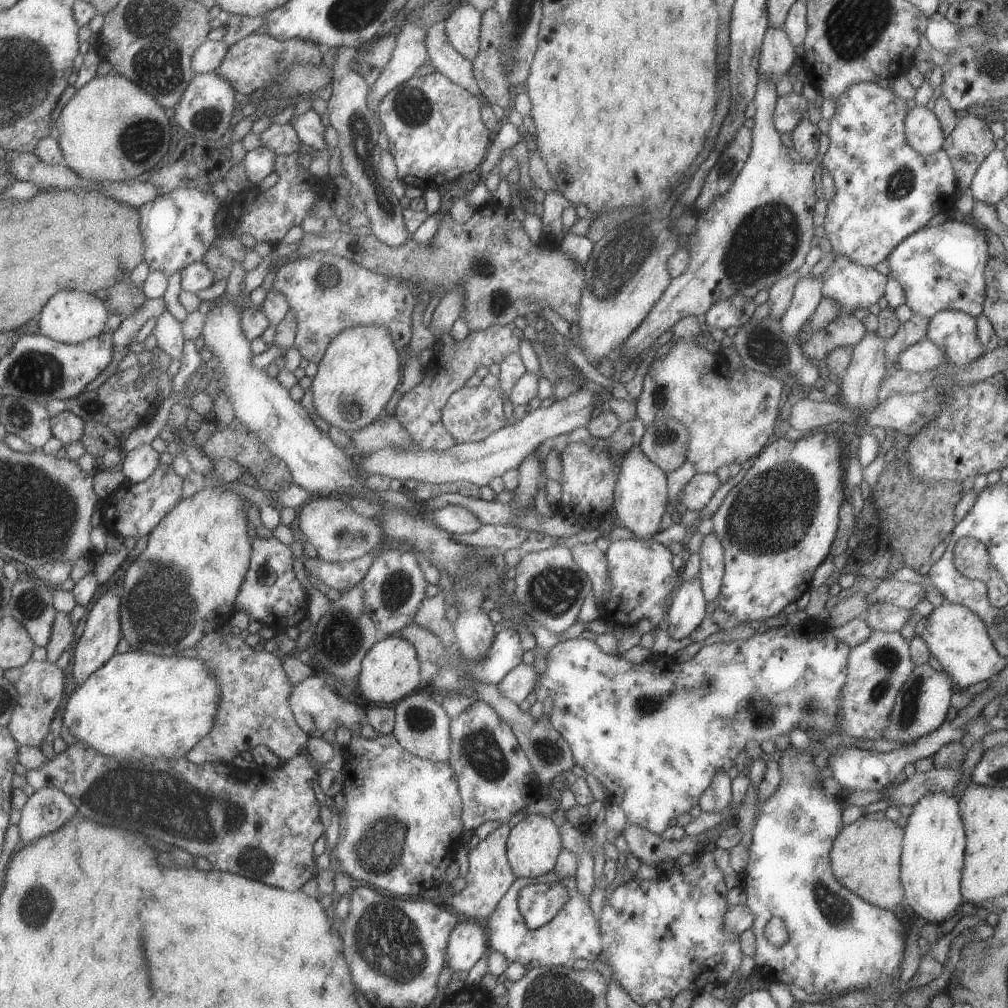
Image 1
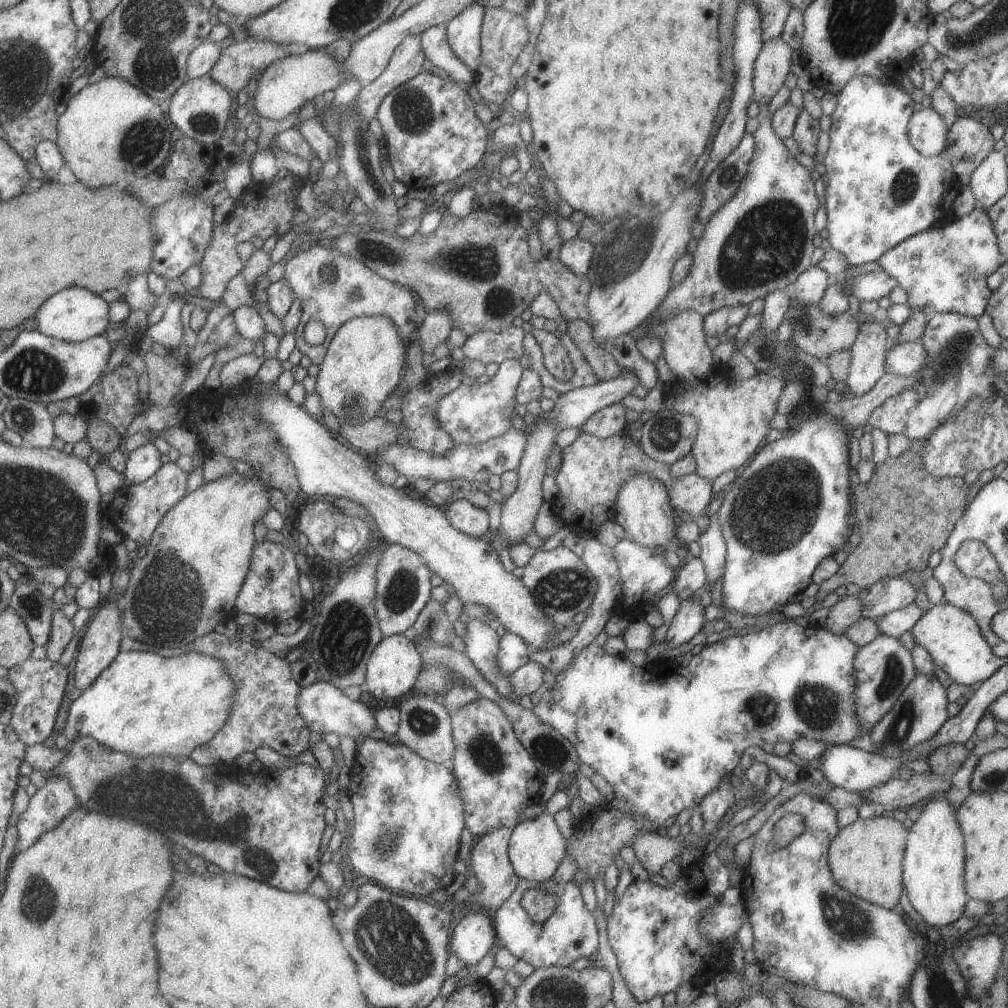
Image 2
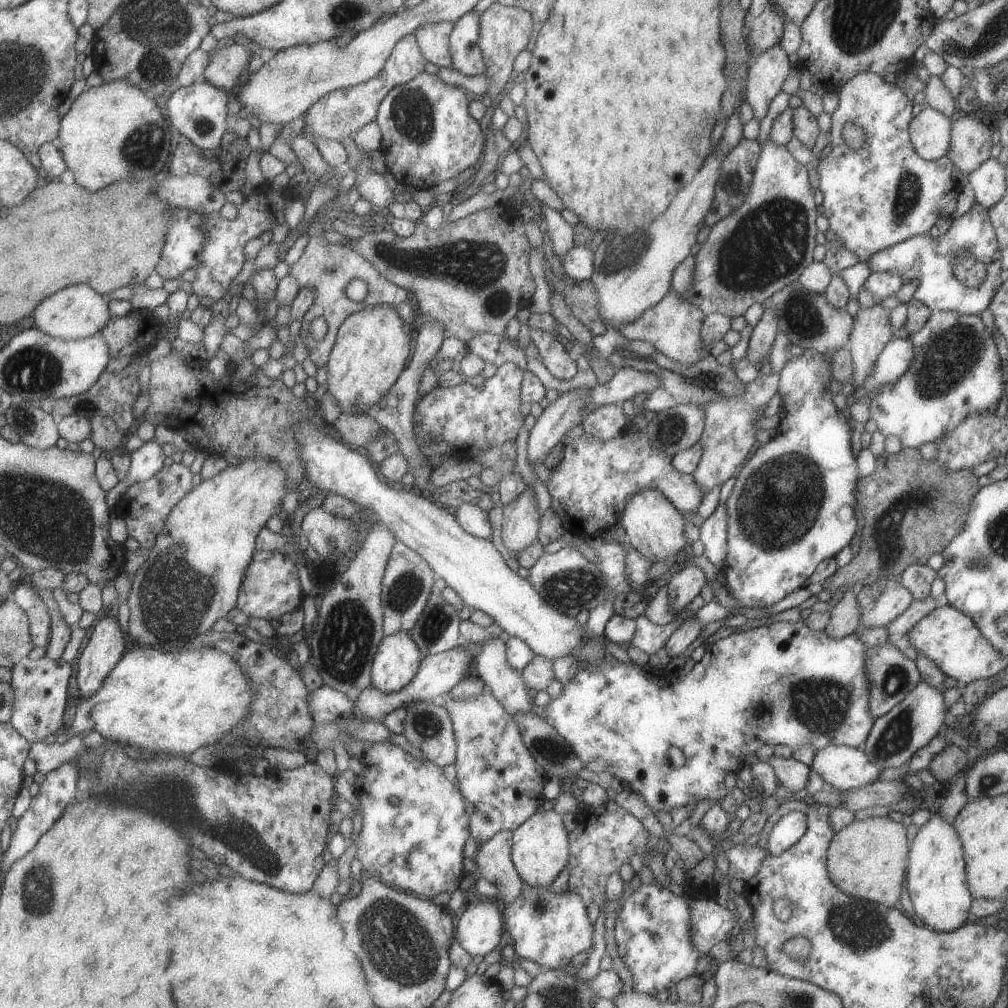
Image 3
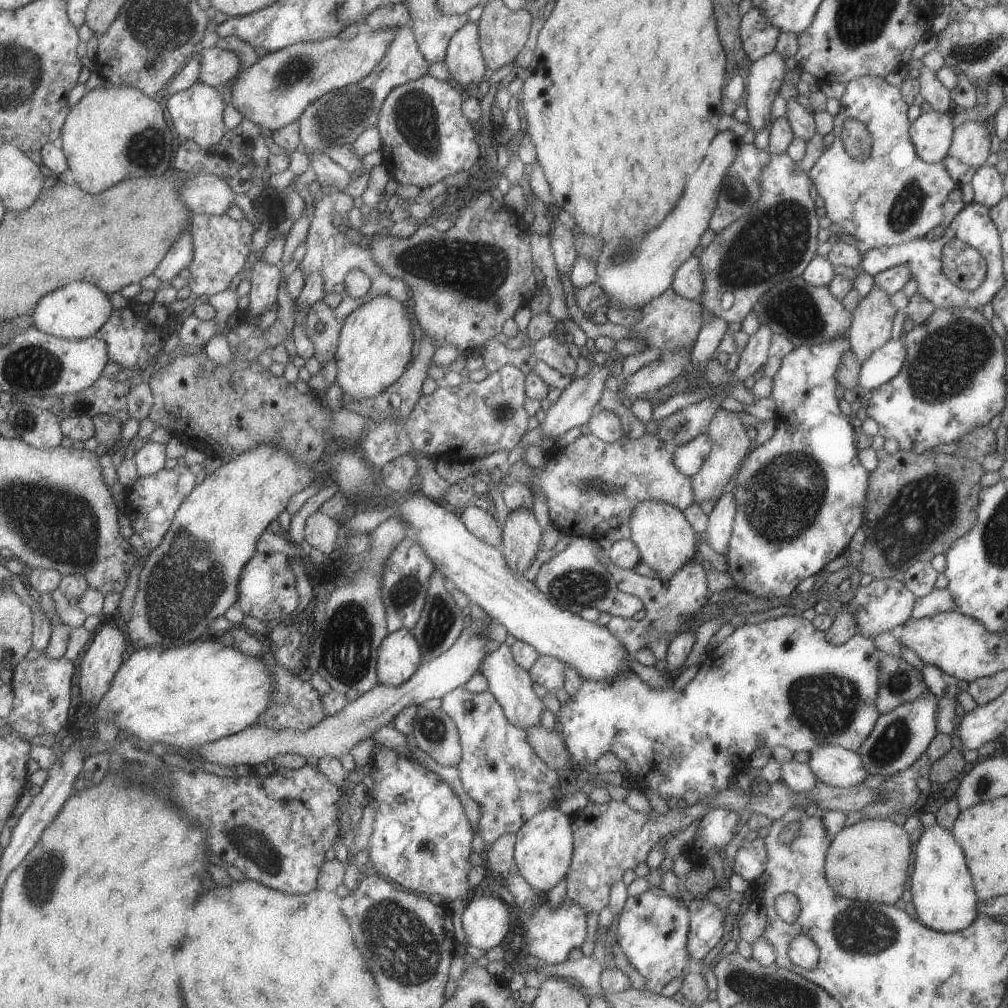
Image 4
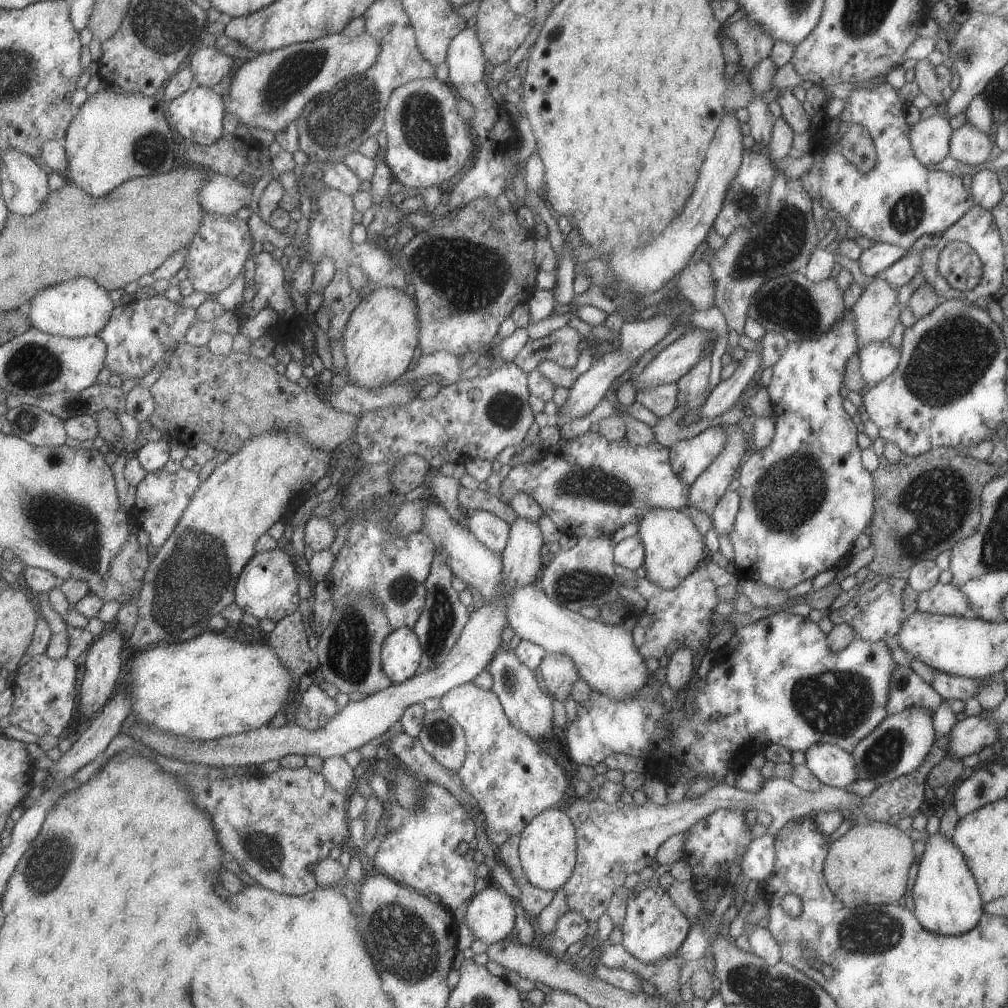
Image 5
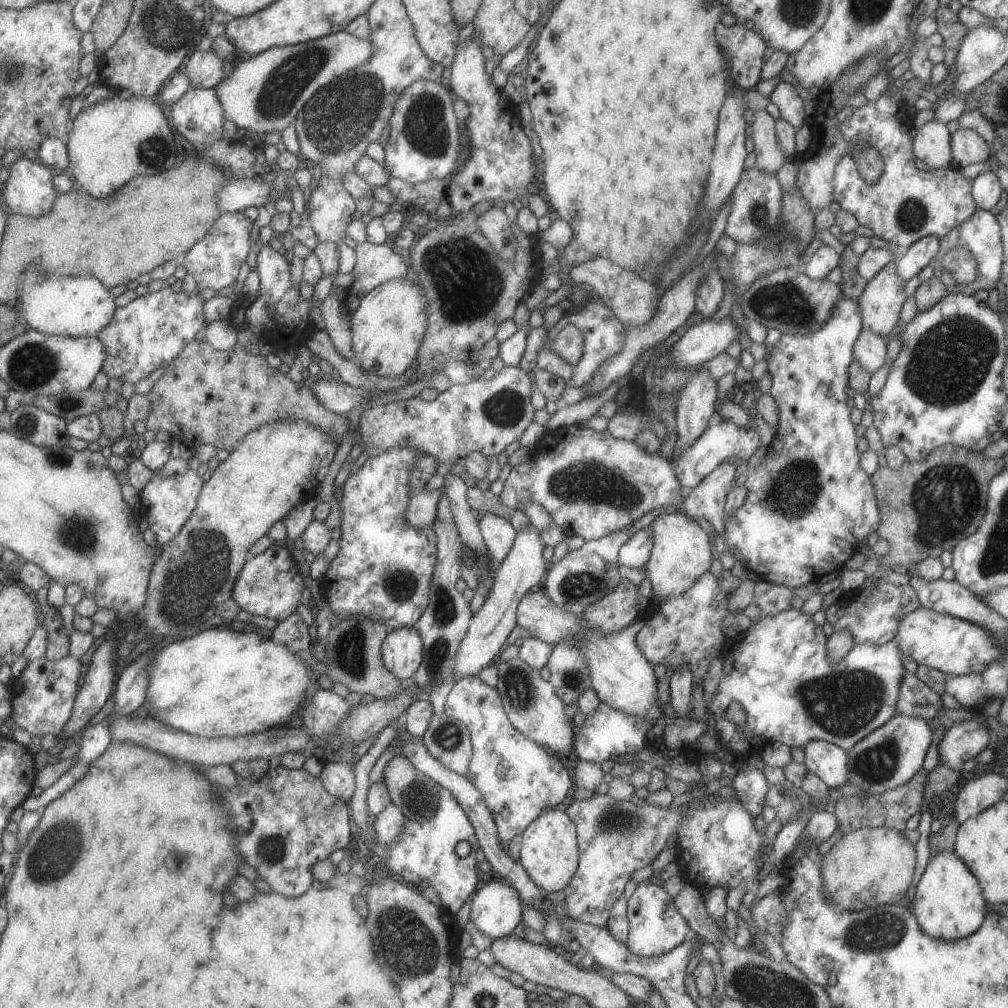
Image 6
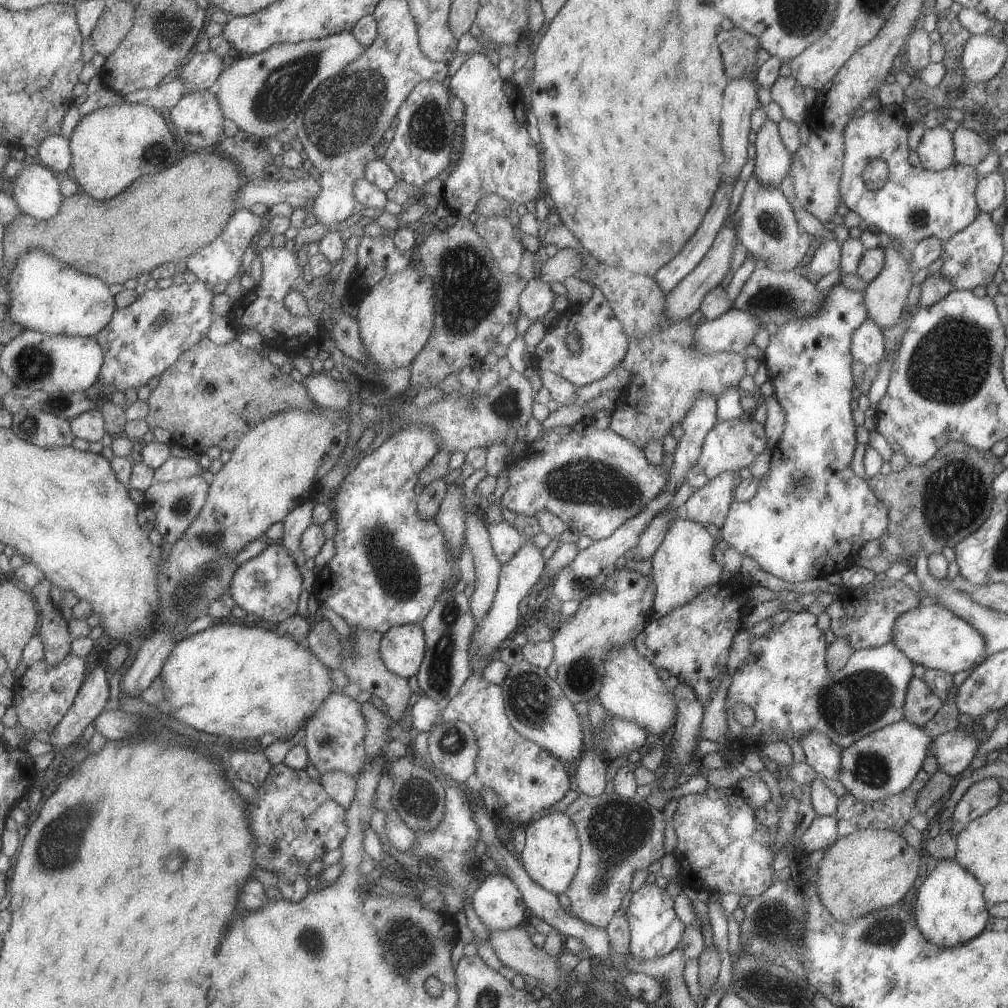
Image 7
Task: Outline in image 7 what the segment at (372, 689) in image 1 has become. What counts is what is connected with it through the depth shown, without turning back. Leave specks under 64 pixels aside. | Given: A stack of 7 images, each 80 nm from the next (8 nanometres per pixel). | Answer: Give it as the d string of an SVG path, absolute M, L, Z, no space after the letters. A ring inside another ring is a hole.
M416 624L389 628L382 633L378 644L378 653L385 668L406 679L416 674L424 652L424 634Z

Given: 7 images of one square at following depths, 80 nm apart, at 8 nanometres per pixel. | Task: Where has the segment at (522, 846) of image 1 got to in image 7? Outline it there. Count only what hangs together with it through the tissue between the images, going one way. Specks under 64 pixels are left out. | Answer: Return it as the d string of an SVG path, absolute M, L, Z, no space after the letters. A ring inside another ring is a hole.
M553 811L525 825L524 847L517 852L523 870L546 891L559 894L569 886L578 869L580 842L576 826L564 812Z

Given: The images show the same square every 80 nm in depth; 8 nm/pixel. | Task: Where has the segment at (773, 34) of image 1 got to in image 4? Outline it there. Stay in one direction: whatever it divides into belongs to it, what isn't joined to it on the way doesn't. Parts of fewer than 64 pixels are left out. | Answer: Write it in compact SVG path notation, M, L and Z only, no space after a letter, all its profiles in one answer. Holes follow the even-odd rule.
M773 50L754 60L749 68L745 88L746 123L757 134L769 124L769 108L782 85L785 61Z

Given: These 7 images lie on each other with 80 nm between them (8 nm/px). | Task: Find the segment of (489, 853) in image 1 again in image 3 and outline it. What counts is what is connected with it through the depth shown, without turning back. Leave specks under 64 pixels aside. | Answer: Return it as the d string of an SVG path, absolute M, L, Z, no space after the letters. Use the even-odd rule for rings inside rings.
M501 831L488 841L478 844L473 854L480 878L485 878L498 888L498 895L493 898L501 905L512 903L524 888L510 857L512 832Z

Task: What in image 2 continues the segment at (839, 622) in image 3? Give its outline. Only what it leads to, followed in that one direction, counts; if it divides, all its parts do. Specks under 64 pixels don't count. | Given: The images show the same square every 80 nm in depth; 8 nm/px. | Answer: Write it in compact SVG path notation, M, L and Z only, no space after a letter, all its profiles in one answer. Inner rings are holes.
M856 595L842 596L840 601L828 608L827 619L823 627L835 635L841 635L845 628L849 628L851 624L859 620L861 611L861 602Z

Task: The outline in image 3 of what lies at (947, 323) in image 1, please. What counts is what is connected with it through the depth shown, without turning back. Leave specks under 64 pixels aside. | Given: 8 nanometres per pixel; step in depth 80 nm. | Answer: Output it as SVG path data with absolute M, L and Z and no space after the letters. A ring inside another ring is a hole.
M933 311L927 322L907 338L915 348L913 362L894 383L883 385L876 393L868 396L868 413L878 432L884 437L897 436L903 447L918 449L921 444L941 440L968 416L995 413L997 402L1004 394L1001 358L991 333L982 324L979 315Z

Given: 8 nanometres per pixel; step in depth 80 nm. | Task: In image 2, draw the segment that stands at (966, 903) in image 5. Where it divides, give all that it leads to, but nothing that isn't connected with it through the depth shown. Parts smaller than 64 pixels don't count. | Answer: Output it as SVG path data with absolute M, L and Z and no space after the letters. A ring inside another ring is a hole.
M944 797L929 799L922 807L919 818L907 832L902 861L902 886L905 888L911 907L921 916L922 925L930 928L941 928L961 919L963 906L970 900L963 888L964 874L964 841L963 834L957 825L956 809Z

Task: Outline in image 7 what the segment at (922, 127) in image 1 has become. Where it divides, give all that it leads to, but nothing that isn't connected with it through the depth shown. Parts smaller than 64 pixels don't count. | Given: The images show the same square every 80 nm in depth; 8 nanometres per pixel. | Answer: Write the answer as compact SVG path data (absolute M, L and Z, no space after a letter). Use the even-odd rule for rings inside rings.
M941 127L926 130L916 148L919 165L928 171L940 171L954 160L952 134Z

